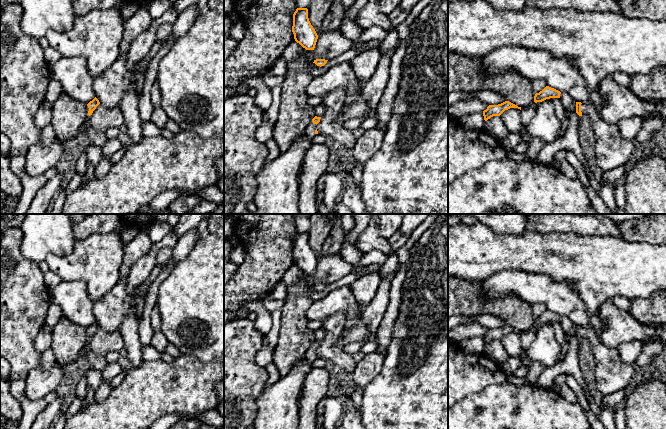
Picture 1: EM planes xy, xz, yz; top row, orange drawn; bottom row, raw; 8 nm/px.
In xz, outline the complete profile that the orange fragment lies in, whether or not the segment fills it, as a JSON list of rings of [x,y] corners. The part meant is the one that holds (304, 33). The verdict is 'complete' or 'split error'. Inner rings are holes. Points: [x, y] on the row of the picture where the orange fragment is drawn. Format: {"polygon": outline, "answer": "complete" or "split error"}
{"polygon": [[[297,8],[293,14],[294,39],[306,50],[314,50],[318,35],[308,18],[307,8]]], "answer": "complete"}

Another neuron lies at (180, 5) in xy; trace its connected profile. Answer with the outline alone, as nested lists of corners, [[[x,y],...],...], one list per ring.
[[[177,0],[174,4],[173,4],[173,9],[177,11],[177,13],[179,14],[180,12],[182,12],[183,10],[185,10],[186,8],[188,8],[189,6],[193,5],[193,4],[197,4],[198,0]]]

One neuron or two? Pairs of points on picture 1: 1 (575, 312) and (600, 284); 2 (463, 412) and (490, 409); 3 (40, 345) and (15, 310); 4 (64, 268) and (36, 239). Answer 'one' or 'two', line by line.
1: two
2: one
3: two
4: two

